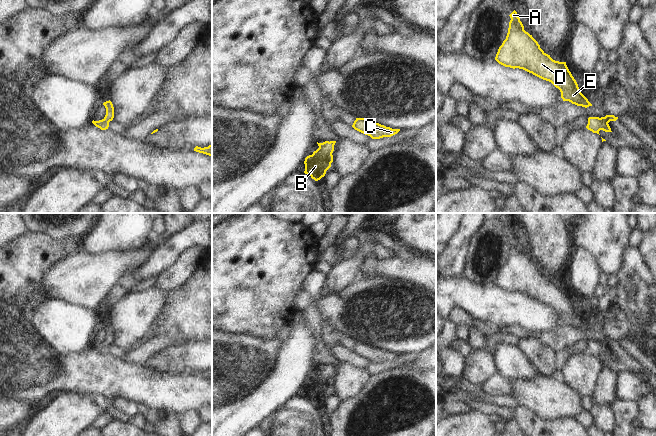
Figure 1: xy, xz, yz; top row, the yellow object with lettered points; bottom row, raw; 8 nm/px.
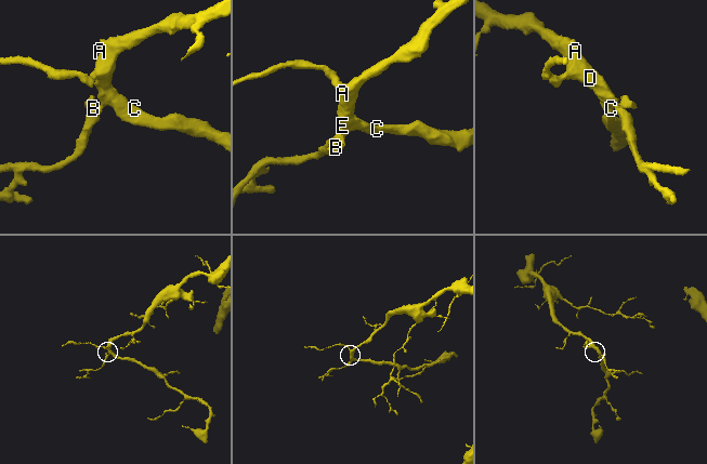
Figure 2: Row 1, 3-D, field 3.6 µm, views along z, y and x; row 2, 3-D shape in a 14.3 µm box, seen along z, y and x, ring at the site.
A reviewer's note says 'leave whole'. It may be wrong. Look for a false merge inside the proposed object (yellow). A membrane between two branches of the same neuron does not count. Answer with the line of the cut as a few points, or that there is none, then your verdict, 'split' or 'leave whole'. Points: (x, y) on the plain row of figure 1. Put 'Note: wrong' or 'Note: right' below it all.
no cut | leave whole
Note: right

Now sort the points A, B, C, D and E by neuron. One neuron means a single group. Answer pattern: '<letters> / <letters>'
A B C D E

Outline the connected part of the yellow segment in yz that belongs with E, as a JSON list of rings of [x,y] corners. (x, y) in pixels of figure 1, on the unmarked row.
[[[515,234],[509,240],[511,244],[508,257],[498,273],[495,284],[505,291],[523,293],[551,306],[560,314],[563,325],[585,332],[592,330],[579,314],[566,286],[553,284],[540,272],[532,259],[524,254]]]

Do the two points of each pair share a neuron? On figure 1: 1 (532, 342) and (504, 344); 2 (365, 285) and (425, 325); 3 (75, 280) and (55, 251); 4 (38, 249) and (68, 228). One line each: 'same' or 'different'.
1: different
2: same
3: different
4: different

